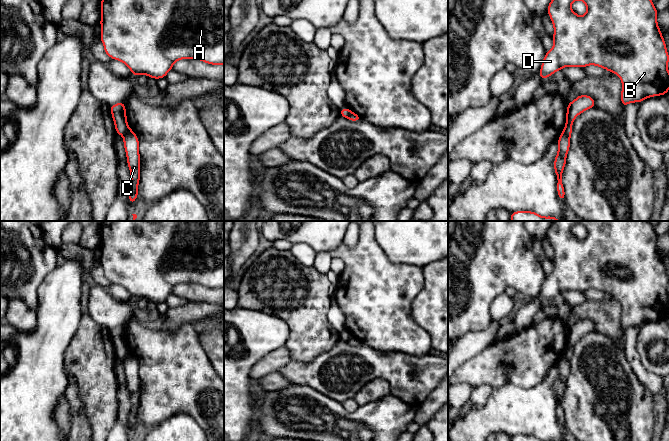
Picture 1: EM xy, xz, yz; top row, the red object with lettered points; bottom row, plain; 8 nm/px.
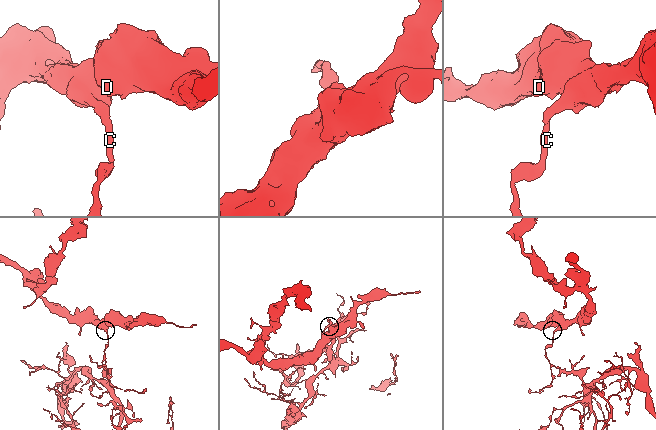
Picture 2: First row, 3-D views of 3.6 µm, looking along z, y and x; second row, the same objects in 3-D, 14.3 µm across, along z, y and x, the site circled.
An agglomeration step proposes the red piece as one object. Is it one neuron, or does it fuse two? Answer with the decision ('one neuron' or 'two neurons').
two neurons

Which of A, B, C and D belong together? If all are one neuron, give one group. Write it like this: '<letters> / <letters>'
A B D / C

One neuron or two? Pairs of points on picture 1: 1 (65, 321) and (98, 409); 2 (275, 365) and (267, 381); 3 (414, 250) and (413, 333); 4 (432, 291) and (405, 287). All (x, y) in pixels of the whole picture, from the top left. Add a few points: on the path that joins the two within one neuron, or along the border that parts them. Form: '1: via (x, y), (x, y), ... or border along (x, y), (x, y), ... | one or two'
1: border along (81, 316), (78, 328), (65, 350), (63, 360) | two
2: border along (278, 371), (272, 371), (255, 380) | two
3: border along (391, 261), (413, 264), (422, 268) | two
4: border along (423, 268), (423, 288), (413, 300), (410, 310) | two

